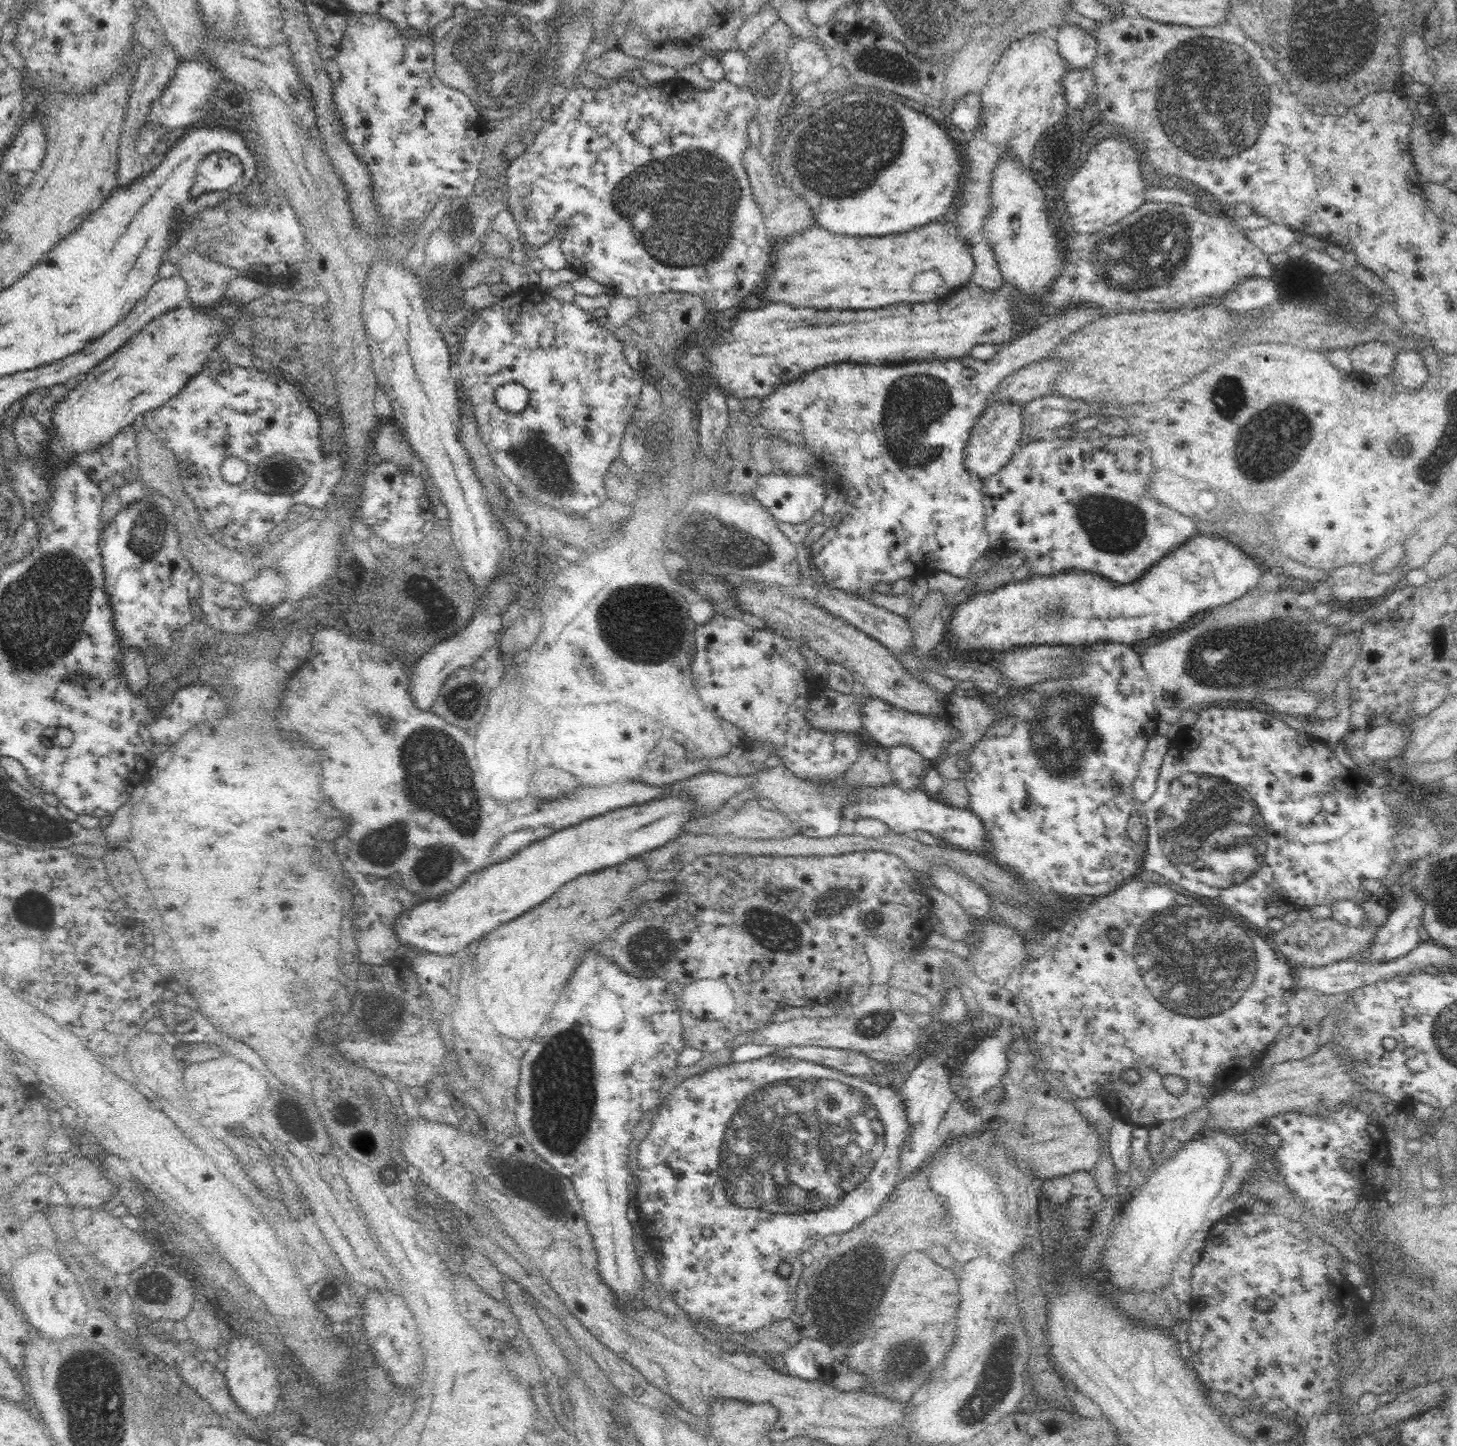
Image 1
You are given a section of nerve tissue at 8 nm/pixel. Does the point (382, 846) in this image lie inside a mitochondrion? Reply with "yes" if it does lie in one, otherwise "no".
yes

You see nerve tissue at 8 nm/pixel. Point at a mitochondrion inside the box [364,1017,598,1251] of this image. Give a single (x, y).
(540, 1187)

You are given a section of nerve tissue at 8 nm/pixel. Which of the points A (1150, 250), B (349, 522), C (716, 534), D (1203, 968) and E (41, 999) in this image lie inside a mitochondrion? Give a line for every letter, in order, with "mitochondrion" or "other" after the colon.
A: mitochondrion
B: other
C: mitochondrion
D: mitochondrion
E: other

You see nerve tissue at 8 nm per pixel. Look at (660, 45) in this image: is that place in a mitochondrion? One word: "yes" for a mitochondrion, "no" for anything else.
no

